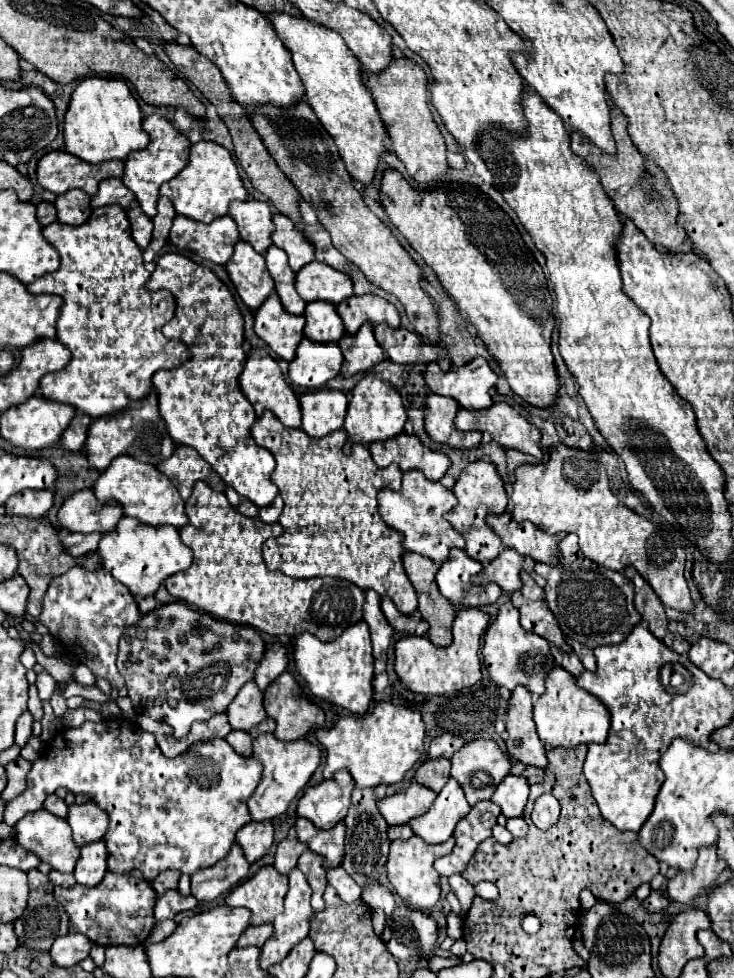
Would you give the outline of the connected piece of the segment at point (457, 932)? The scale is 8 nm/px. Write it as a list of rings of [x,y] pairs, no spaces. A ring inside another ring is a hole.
[[[454,913],[448,915],[448,927],[446,927],[446,935],[452,939],[460,939],[462,937],[462,919],[458,919]]]

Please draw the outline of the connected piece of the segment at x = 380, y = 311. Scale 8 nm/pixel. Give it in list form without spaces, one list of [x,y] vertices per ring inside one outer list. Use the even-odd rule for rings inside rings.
[[[352,295],[346,301],[342,301],[338,307],[338,315],[344,321],[344,327],[348,333],[356,333],[364,321],[376,325],[376,323],[386,323],[390,327],[400,325],[400,315],[398,309],[386,301],[384,297],[378,295]]]

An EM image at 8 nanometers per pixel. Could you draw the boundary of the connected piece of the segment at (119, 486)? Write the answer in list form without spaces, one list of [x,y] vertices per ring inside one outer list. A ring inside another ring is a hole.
[[[120,455],[116,457],[116,461],[110,463],[110,467],[96,481],[94,495],[102,503],[108,503],[108,501],[120,503],[124,509],[124,515],[136,517],[146,525],[156,525],[156,527],[172,525],[180,529],[188,523],[188,517],[184,513],[184,501],[176,491],[176,487],[168,481],[168,477],[160,473],[154,465],[140,463],[130,455]]]

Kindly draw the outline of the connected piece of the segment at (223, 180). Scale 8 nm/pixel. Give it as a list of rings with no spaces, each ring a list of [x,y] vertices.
[[[198,141],[190,147],[188,165],[174,179],[166,181],[160,187],[160,195],[170,197],[178,215],[190,217],[200,223],[212,223],[216,217],[222,217],[228,213],[230,201],[234,199],[244,201],[248,197],[248,191],[240,179],[238,167],[232,161],[232,155],[228,153],[228,149],[224,149],[214,141]]]

